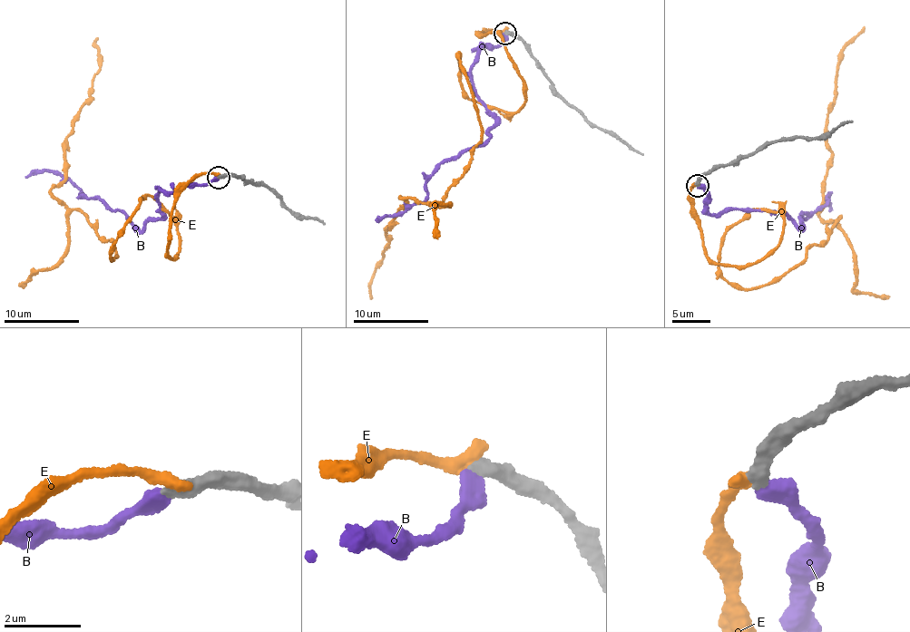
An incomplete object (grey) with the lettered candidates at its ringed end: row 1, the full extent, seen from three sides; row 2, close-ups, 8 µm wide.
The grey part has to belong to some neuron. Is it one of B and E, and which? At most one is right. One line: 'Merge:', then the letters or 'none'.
Merge: B

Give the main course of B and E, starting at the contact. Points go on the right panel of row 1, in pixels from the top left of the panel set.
B: (699, 185), (709, 213), (720, 215), (776, 209), (799, 228), (804, 212), (830, 195), (828, 211)
E: (696, 185), (719, 264), (750, 266), (783, 217), (725, 232), (749, 290), (826, 239), (826, 123), (865, 26)

